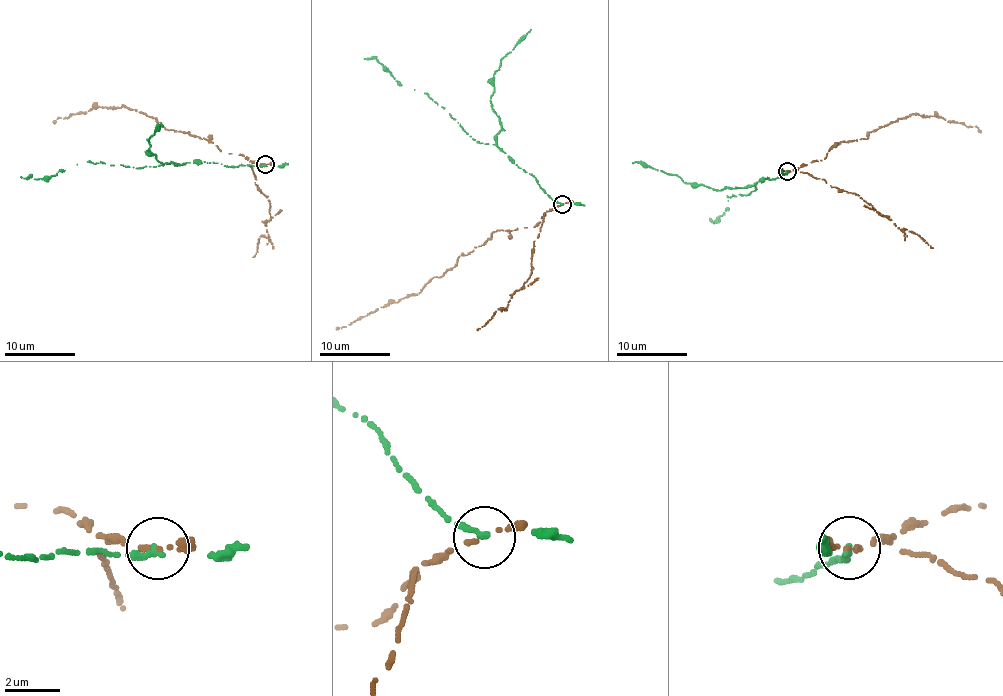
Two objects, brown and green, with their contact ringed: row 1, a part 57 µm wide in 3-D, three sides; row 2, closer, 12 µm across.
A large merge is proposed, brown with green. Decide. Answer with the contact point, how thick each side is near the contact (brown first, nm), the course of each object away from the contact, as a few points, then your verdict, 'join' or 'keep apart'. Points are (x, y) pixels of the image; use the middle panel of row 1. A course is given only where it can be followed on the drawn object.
at (562, 204); 200 nm thick on the brown side, 280 nm on the other; brown runs (562, 205), (544, 212), (533, 227), (496, 230), (417, 294), (336, 329); green runs (562, 205), (494, 145), (479, 143), (426, 93), (400, 84), (376, 58), (364, 59); keep apart

